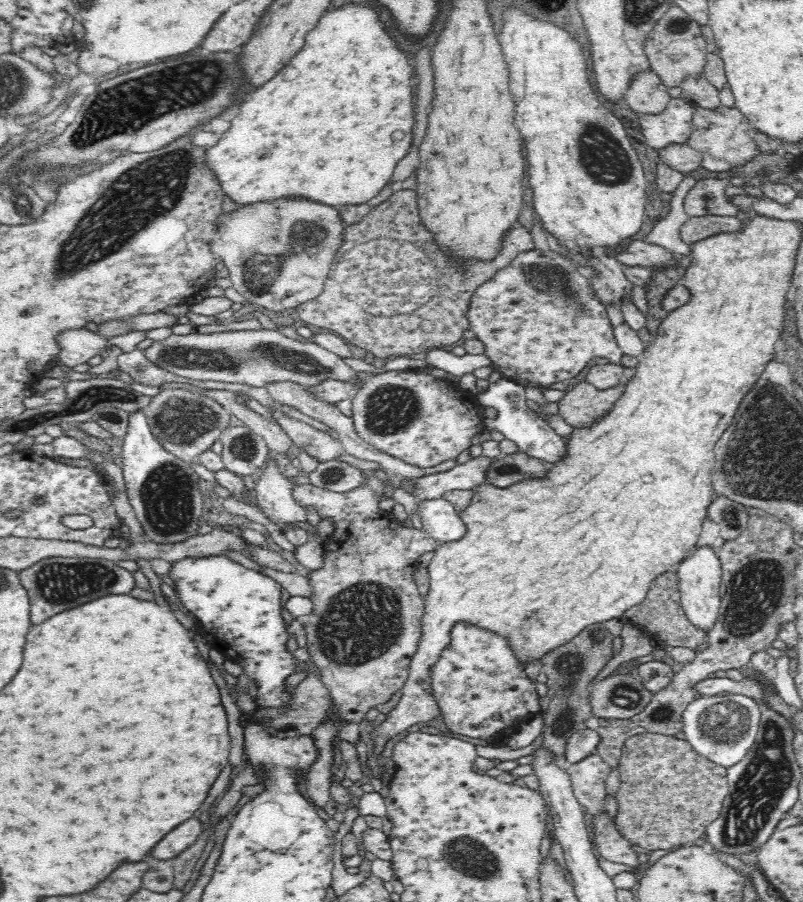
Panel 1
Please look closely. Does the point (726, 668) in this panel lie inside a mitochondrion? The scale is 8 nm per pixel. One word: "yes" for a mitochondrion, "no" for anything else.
no

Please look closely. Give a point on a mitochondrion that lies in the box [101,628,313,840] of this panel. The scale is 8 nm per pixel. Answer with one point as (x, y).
(289, 729)

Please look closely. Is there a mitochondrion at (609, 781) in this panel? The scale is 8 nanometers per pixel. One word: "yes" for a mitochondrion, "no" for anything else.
no

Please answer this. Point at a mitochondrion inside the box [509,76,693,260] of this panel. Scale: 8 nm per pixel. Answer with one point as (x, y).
(604, 156)

